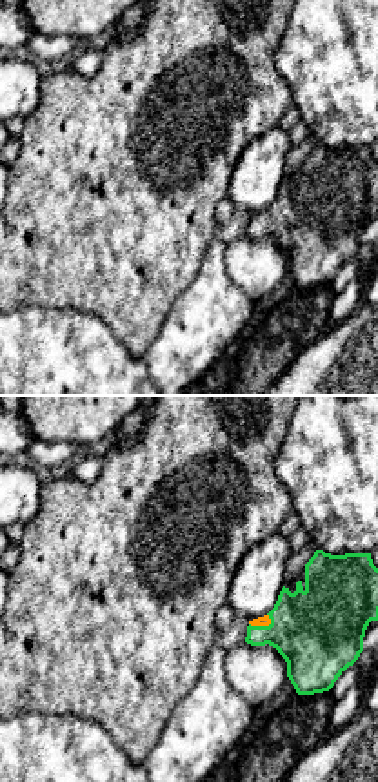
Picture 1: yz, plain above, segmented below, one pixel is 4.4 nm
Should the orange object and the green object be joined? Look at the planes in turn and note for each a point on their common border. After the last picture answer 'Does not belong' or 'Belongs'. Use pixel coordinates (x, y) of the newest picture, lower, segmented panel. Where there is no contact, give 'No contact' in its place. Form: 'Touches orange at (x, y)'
Touches orange at (260, 625)

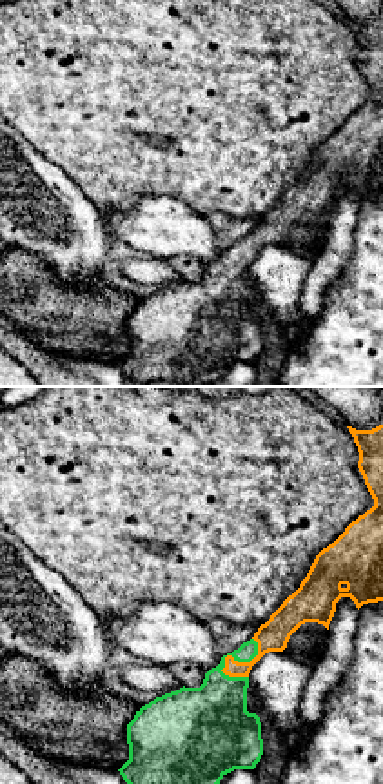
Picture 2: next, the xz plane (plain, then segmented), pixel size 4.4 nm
Touches orange at (240, 663)

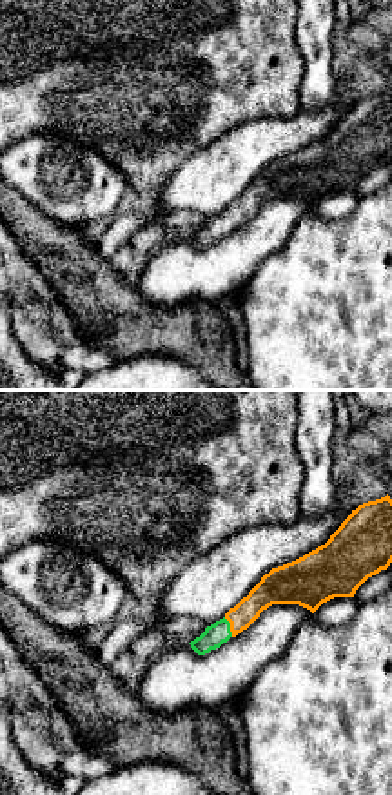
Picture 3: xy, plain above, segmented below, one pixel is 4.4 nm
Touches orange at (231, 627)

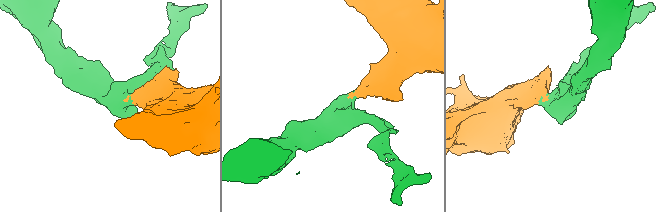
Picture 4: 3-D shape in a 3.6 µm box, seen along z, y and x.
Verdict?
Belongs

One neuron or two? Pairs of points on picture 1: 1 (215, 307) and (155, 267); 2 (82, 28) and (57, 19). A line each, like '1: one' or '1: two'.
1: two
2: one

